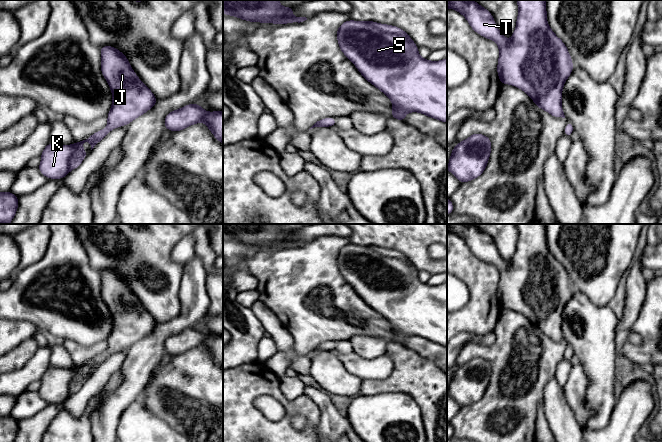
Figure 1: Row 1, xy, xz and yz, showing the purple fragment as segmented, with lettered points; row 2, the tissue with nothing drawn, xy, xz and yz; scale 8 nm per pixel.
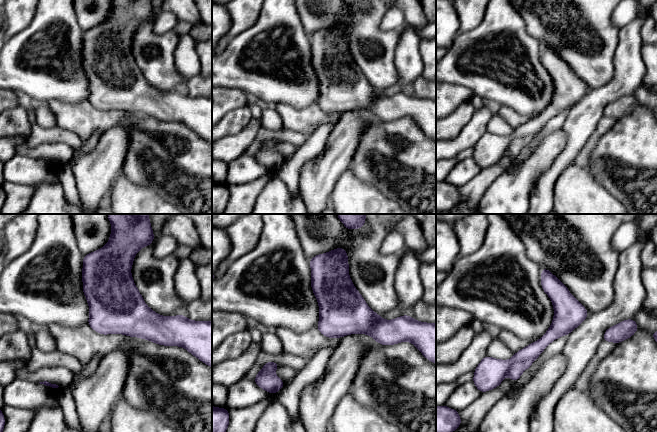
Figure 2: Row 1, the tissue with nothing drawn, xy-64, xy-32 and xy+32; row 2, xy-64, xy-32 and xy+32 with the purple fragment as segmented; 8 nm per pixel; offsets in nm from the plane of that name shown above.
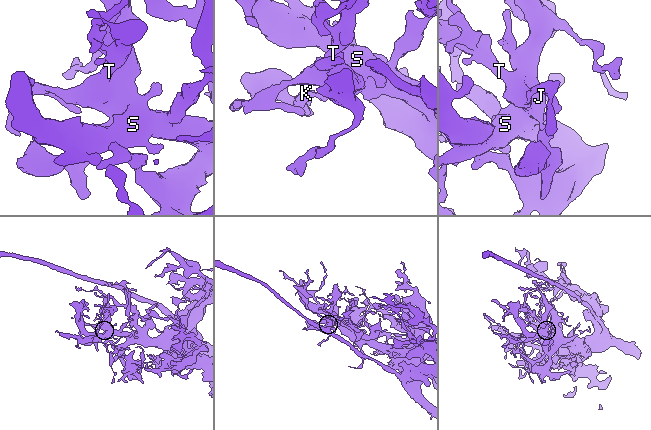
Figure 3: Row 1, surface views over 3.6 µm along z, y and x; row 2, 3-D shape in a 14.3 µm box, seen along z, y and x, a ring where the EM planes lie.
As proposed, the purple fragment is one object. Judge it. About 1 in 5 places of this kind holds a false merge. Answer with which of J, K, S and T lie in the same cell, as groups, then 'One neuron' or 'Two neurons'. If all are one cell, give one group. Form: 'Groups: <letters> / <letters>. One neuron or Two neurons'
Groups: J K S T. One neuron

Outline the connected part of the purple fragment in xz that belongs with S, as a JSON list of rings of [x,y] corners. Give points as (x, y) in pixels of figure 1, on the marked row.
[[[347,20],[338,27],[337,40],[340,50],[361,75],[392,101],[391,117],[404,122],[407,113],[419,112],[447,123],[447,58],[440,61],[422,58],[418,46],[404,30],[374,21]]]

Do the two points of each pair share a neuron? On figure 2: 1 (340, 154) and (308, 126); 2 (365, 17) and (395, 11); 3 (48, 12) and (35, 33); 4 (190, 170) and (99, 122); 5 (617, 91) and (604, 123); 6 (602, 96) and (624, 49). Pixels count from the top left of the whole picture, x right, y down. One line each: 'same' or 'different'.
1: different
2: different
3: same
4: same
5: different
6: same

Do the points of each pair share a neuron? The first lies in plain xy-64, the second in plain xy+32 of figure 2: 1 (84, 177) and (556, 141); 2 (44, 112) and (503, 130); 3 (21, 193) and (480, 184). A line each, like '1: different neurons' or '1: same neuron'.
1: different neurons
2: same neuron
3: same neuron

